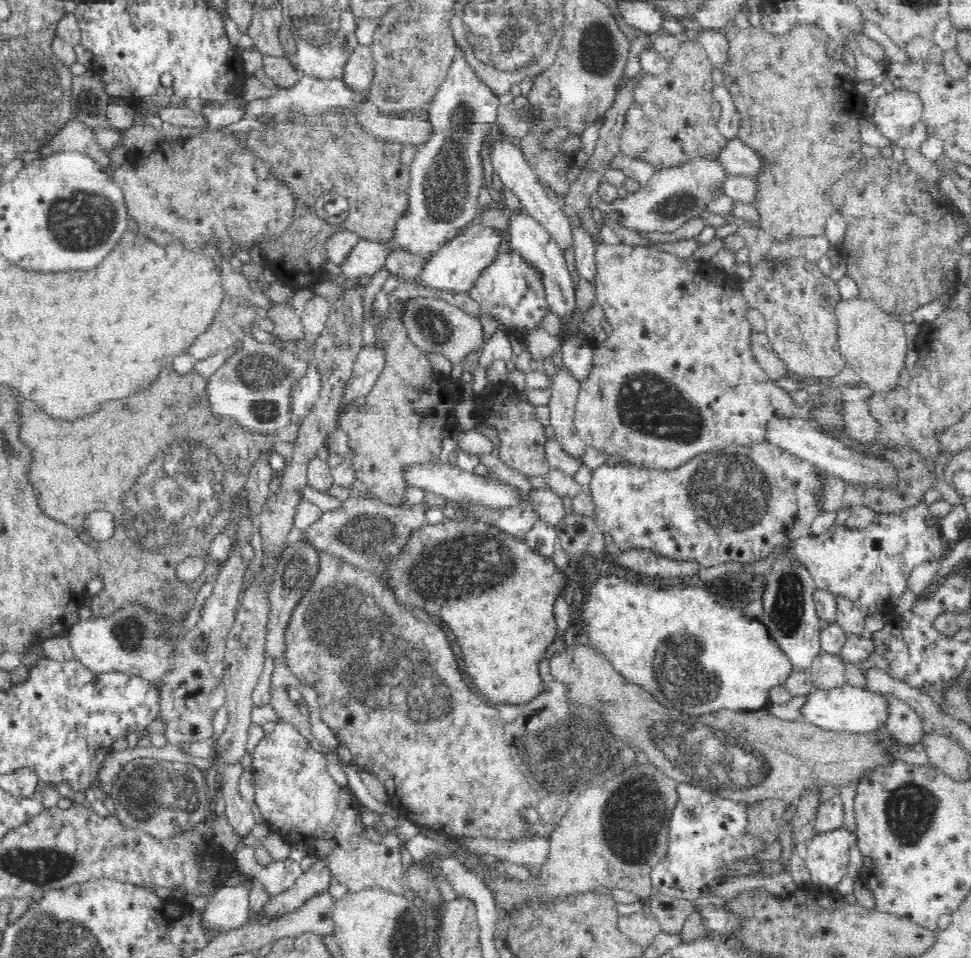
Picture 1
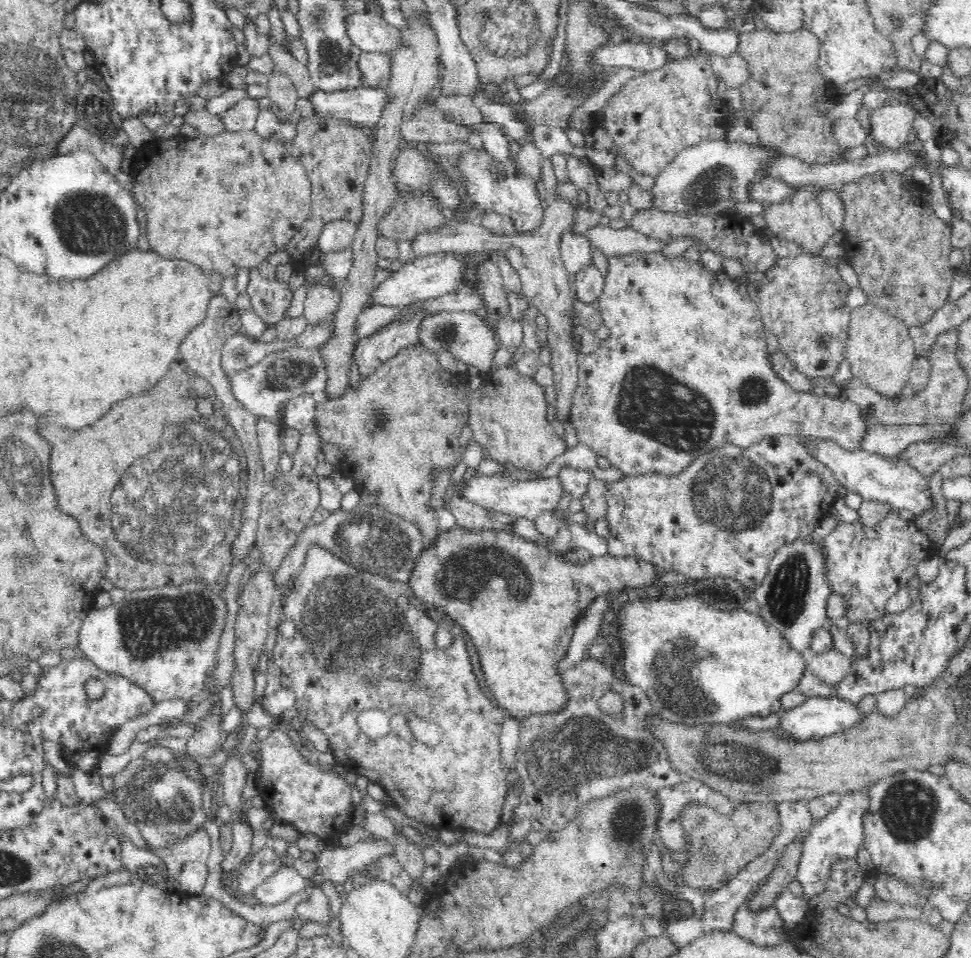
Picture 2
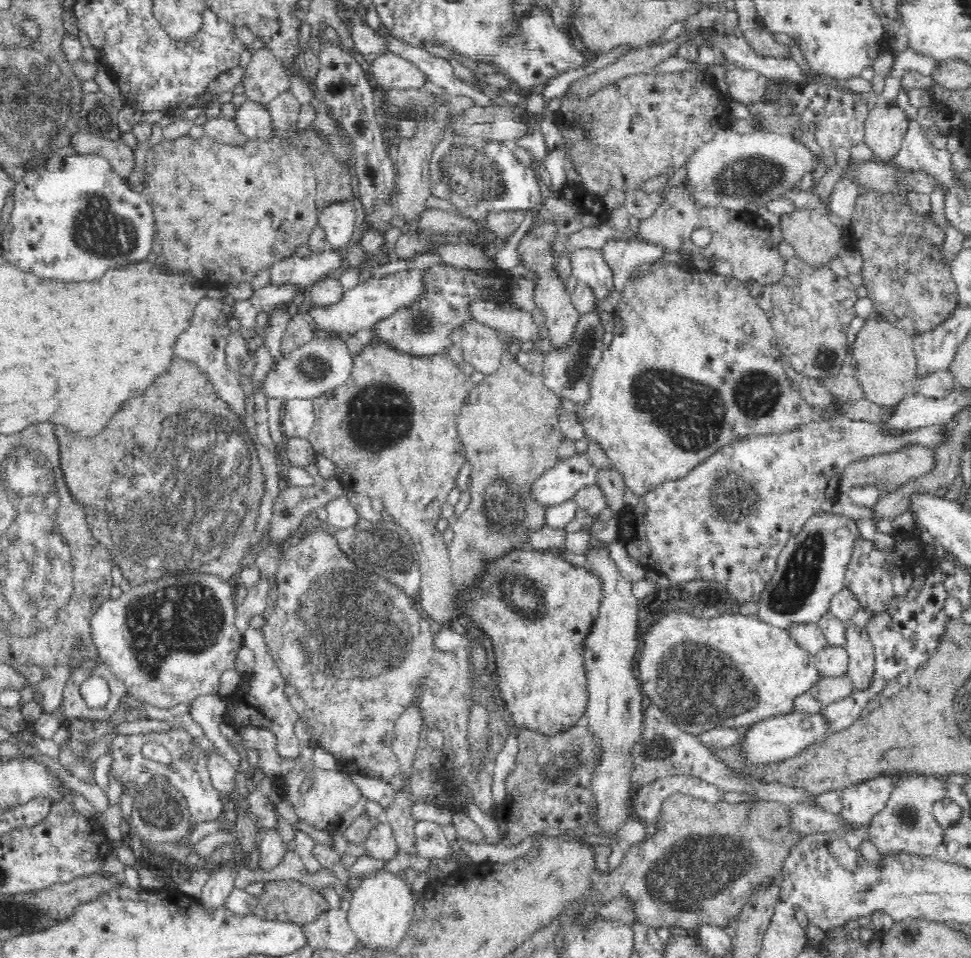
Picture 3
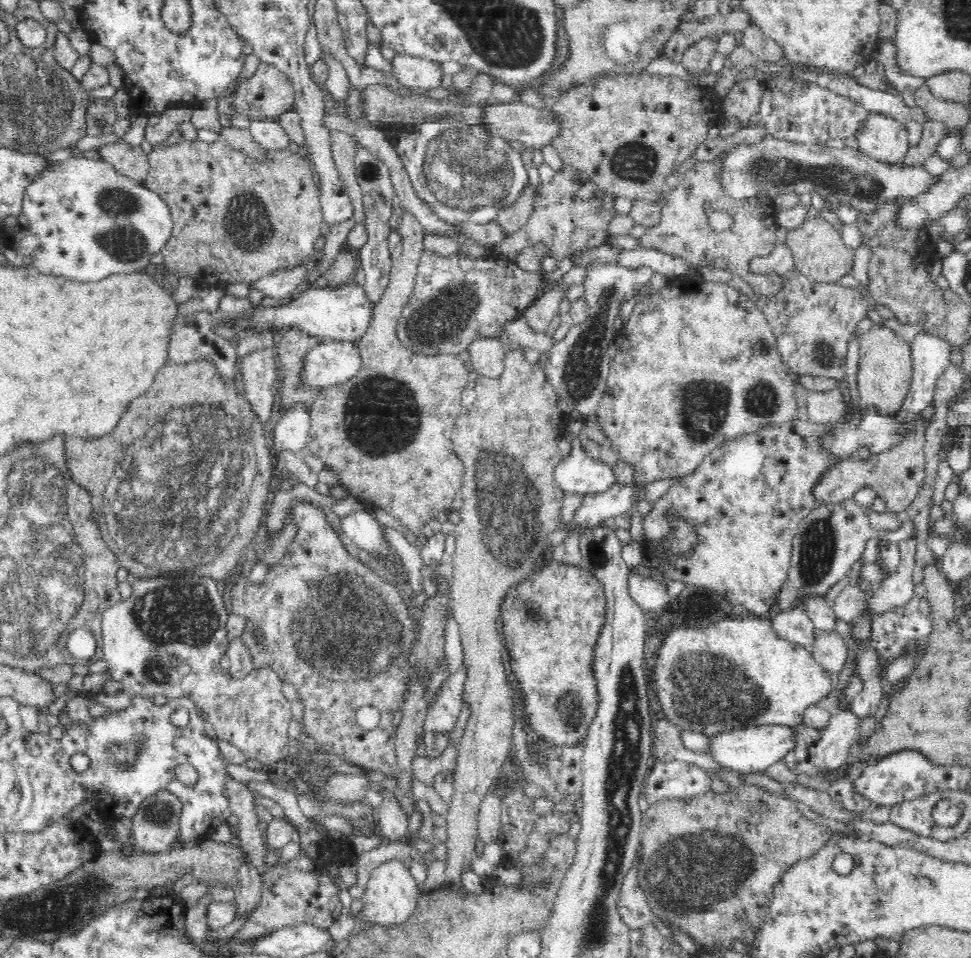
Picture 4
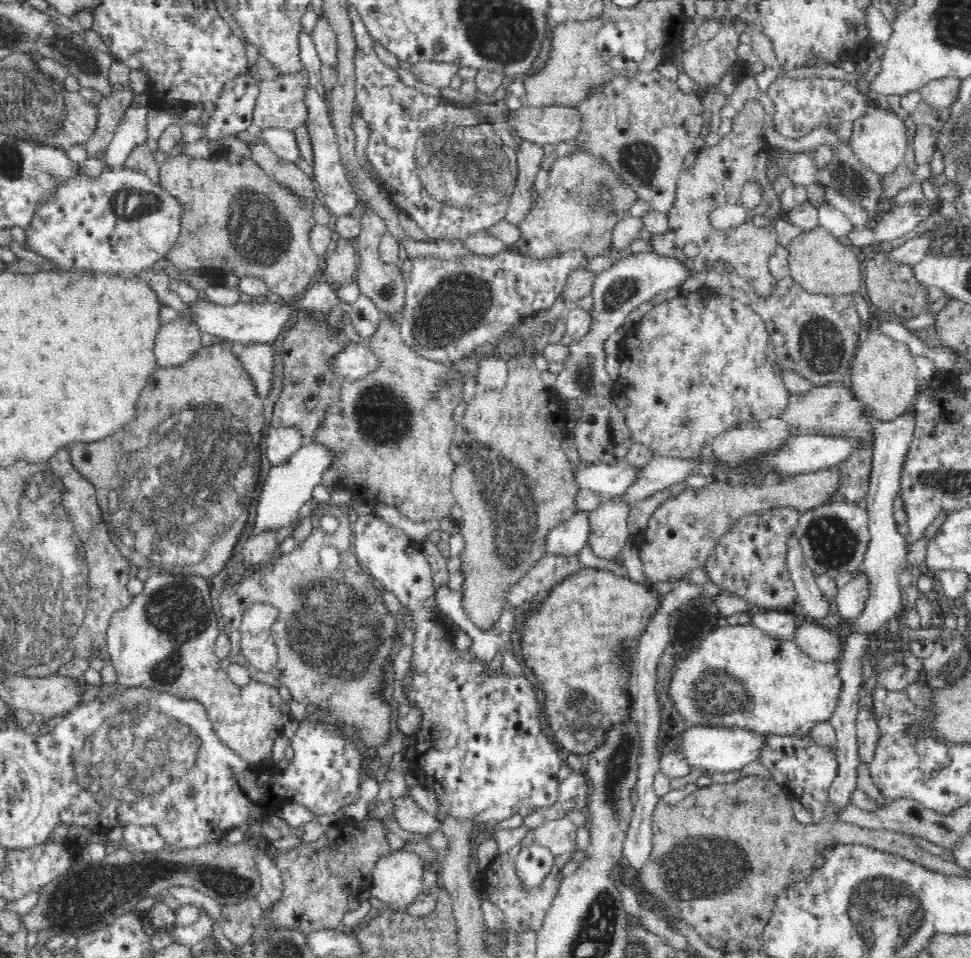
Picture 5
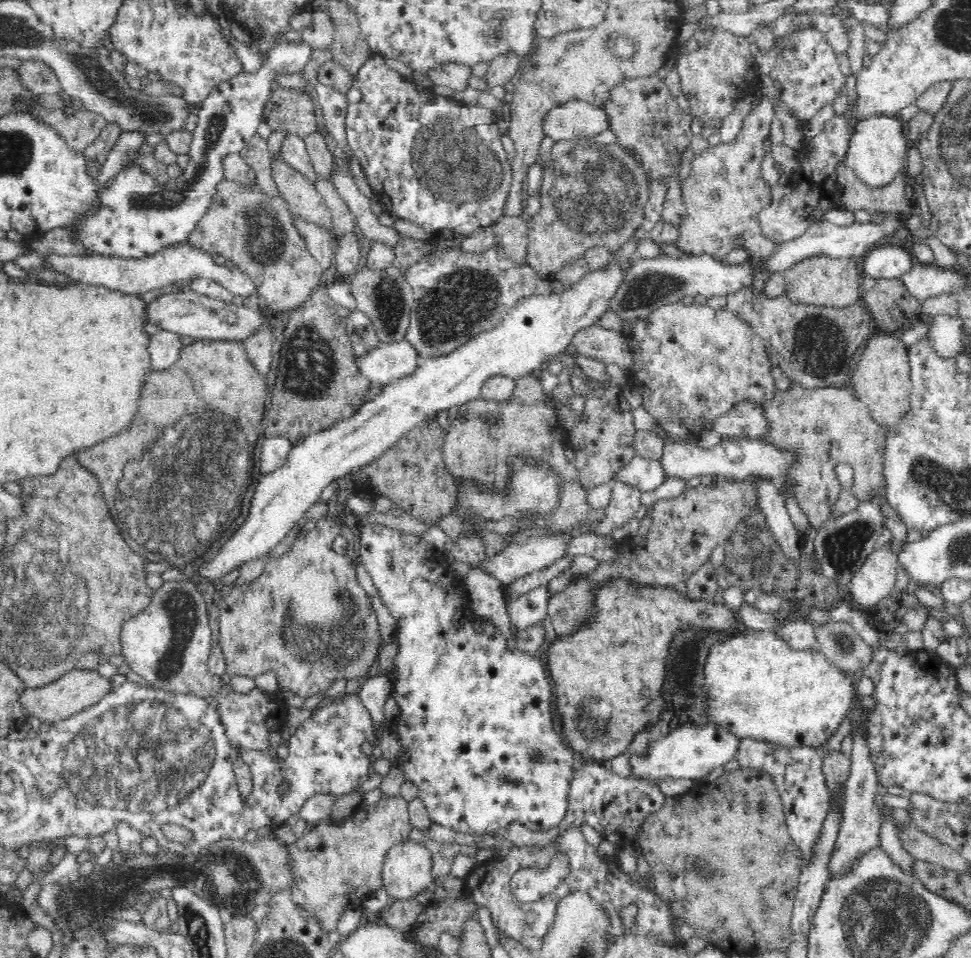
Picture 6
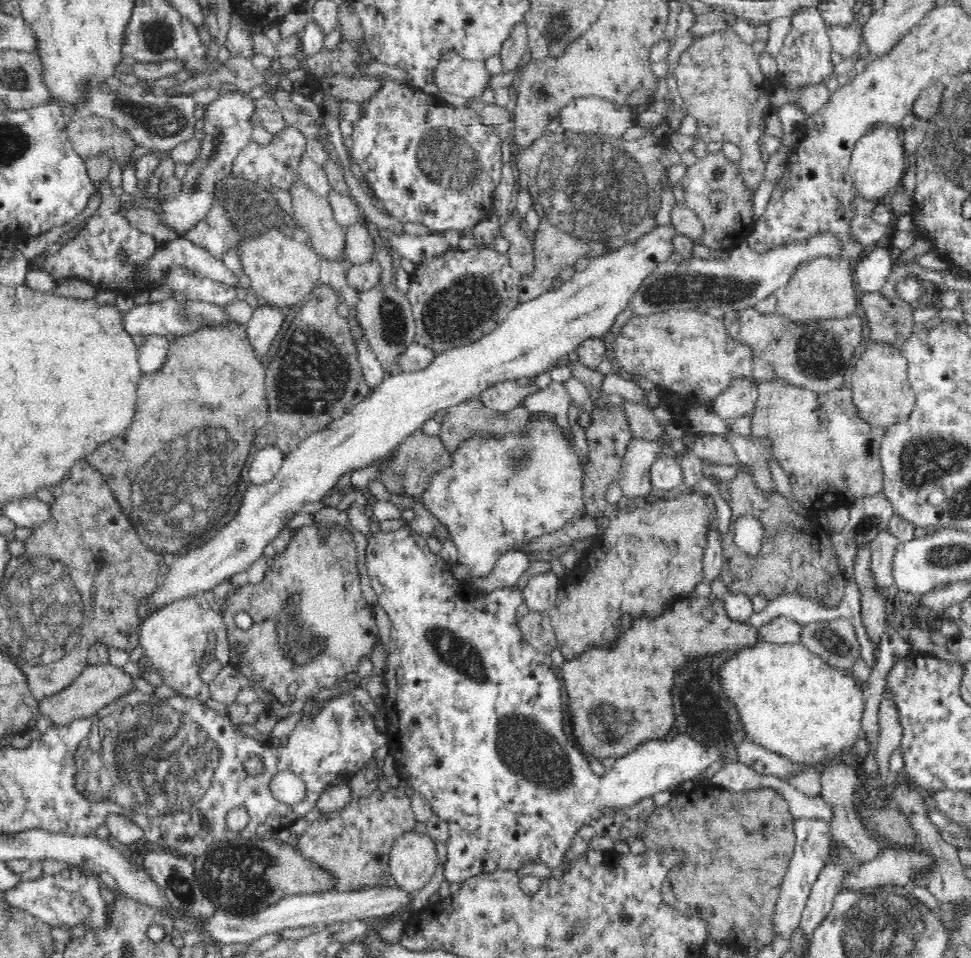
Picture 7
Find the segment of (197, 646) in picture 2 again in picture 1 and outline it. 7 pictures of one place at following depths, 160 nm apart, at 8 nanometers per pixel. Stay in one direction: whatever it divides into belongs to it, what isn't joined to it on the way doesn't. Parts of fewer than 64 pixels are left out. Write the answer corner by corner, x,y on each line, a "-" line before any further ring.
128,604
116,614
106,618
79,619
66,632
75,659
93,673
132,673
147,681
159,681
171,667
170,655
175,653
167,644
162,632
170,626
163,626
155,620
155,614
148,614
139,604

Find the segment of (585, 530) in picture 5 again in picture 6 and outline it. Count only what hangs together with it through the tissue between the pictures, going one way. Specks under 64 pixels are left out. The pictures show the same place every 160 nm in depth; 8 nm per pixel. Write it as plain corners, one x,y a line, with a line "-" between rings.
560,532
556,536
530,536
521,542
513,543
491,558
482,559
479,562
479,569
490,573
497,582
502,583
506,588
514,580
544,570
548,566
552,566
556,560
560,560
568,552
568,546
574,536
575,532

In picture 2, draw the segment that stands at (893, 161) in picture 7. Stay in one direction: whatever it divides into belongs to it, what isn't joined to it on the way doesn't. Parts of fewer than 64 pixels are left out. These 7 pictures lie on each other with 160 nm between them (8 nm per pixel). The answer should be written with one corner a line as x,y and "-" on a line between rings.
896,100
894,104
874,109
871,113
870,134
873,140
880,140
886,146
902,146
916,120
916,110
910,104

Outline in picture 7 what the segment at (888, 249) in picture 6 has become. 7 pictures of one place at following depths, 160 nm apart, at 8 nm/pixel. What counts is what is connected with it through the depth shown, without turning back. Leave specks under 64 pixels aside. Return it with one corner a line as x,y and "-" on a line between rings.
871,246
854,264
855,282
862,292
880,291
894,270
894,260
888,248

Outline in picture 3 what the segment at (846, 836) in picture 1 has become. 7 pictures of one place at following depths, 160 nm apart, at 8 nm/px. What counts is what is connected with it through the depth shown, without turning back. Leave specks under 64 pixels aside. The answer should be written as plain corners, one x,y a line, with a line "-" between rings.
898,774
892,778
872,778
872,780
860,782
852,785
840,793
840,802
842,810
838,812
840,821
844,823
846,829
856,831
862,826
867,826
874,818
874,815
880,813
880,810
886,806
891,786
896,779
907,776

